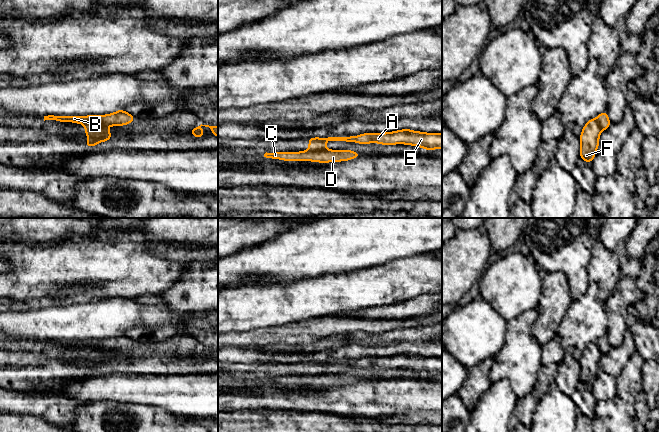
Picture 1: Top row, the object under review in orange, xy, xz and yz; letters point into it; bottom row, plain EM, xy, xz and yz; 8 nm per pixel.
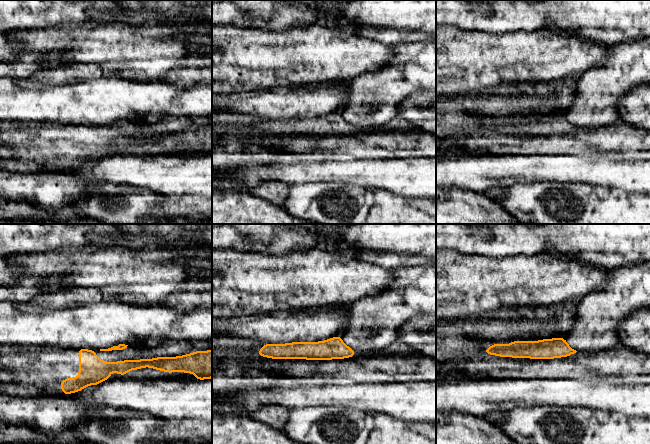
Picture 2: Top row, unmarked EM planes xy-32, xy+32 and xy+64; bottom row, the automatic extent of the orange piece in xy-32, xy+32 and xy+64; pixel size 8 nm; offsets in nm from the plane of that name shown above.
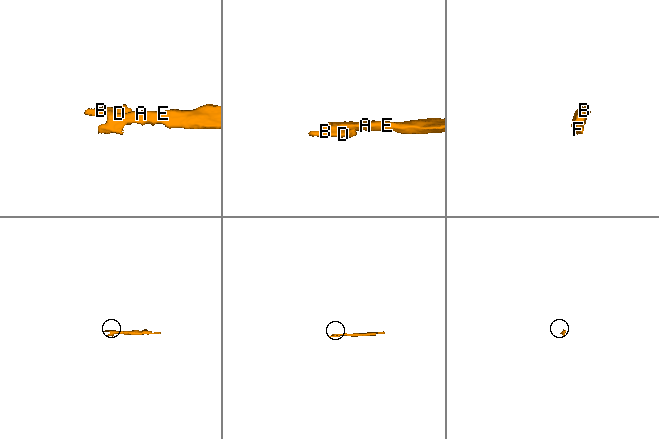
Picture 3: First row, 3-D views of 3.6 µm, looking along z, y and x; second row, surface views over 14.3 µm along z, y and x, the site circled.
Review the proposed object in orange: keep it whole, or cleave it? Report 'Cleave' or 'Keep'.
Cleave

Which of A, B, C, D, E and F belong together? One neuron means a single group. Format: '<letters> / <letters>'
A E F / B C D

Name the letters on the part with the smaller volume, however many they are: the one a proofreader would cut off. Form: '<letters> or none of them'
B, C, D

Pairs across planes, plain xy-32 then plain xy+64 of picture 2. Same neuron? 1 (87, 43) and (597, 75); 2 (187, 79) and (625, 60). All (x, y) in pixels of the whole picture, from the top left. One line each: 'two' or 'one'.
1: two
2: one

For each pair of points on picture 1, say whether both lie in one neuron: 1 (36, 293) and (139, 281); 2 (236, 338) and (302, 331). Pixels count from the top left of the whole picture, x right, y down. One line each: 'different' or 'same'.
1: same
2: same

